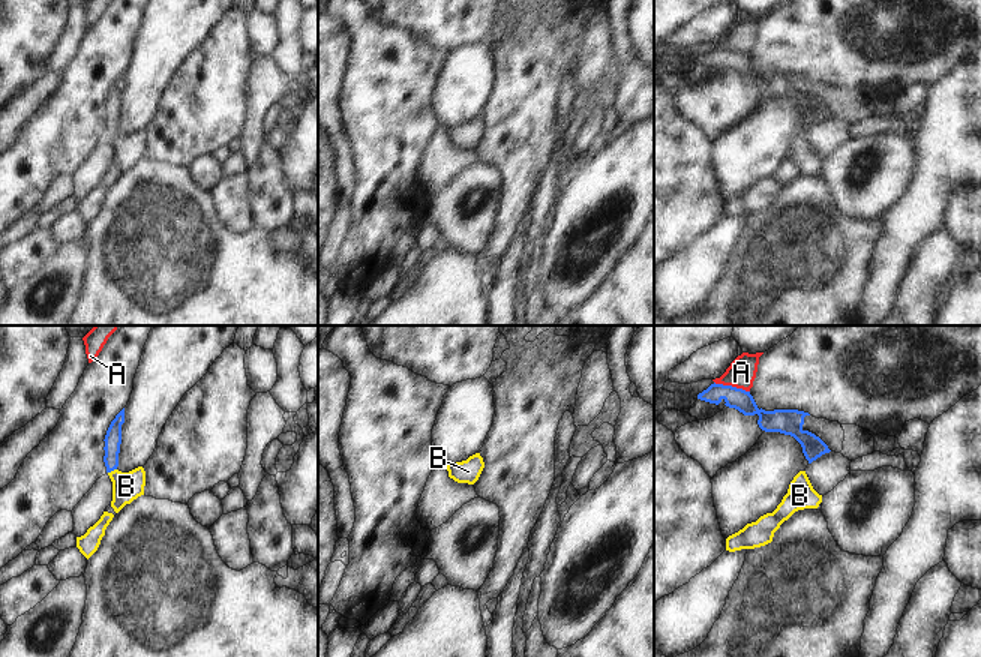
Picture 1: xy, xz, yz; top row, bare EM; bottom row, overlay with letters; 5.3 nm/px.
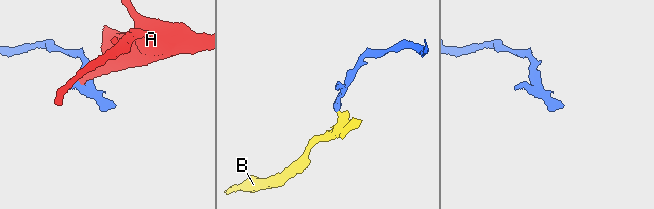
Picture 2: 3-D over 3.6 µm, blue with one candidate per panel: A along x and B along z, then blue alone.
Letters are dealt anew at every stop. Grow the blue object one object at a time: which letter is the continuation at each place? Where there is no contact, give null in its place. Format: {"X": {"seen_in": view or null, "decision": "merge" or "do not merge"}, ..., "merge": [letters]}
{"A": {"seen_in": "yz", "decision": "do not merge"}, "B": {"seen_in": "xy", "decision": "merge"}, "merge": ["B"]}

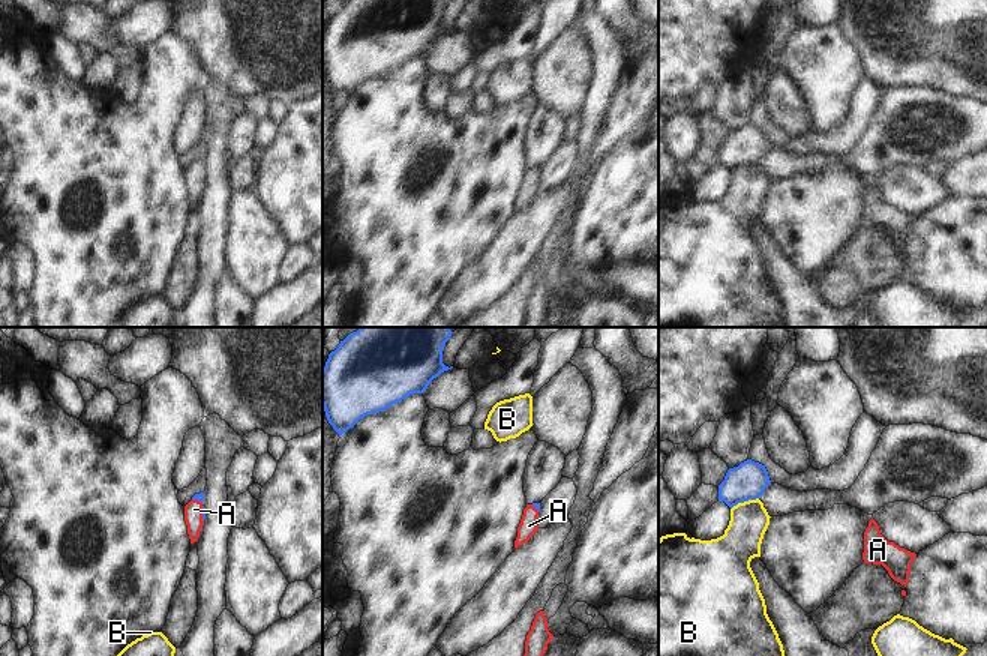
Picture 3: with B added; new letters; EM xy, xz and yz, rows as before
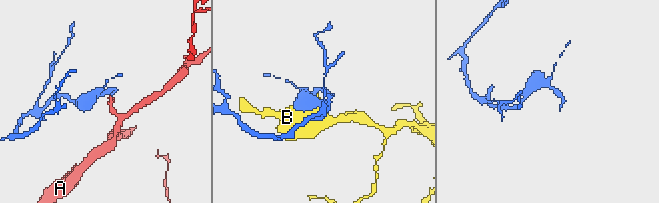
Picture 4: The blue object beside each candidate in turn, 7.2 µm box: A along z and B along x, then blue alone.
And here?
{"A": {"seen_in": "xy", "decision": "merge"}, "B": {"seen_in": "yz", "decision": "do not merge"}, "merge": ["A"]}

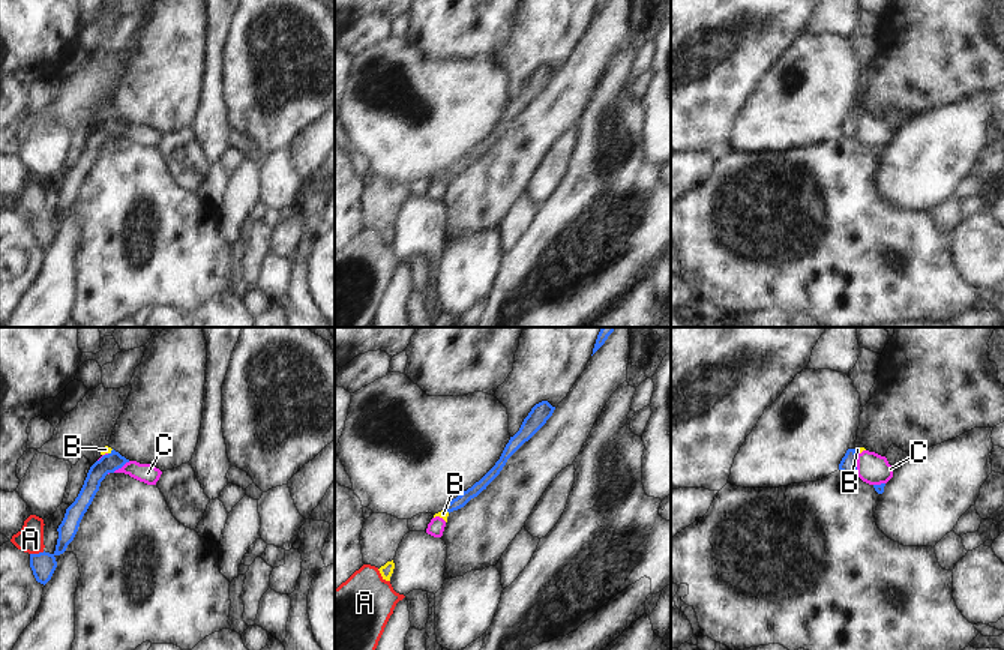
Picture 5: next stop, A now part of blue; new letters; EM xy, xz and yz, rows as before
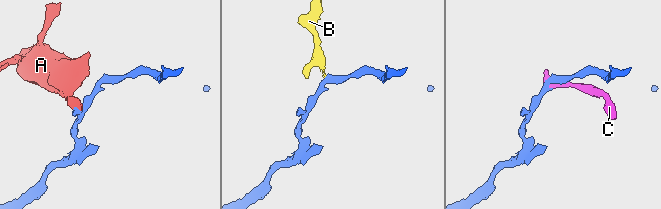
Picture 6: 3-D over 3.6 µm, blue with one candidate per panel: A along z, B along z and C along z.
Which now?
{"A": {"seen_in": "xy", "decision": "do not merge"}, "B": {"seen_in": "xy", "decision": "do not merge"}, "C": {"seen_in": "yz", "decision": "do not merge"}, "merge": []}

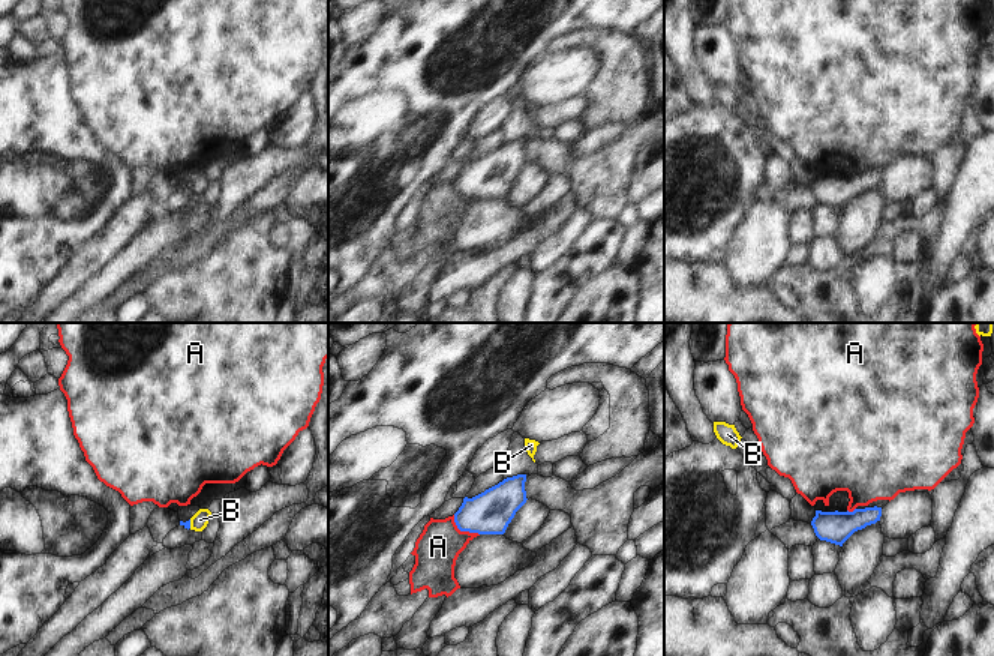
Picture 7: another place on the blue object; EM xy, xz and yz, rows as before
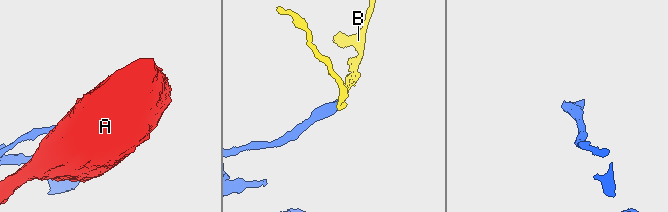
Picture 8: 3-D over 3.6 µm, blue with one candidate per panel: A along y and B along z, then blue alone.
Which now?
{"A": {"seen_in": "xz", "decision": "do not merge"}, "B": {"seen_in": "xy", "decision": "merge"}, "merge": ["B"]}

